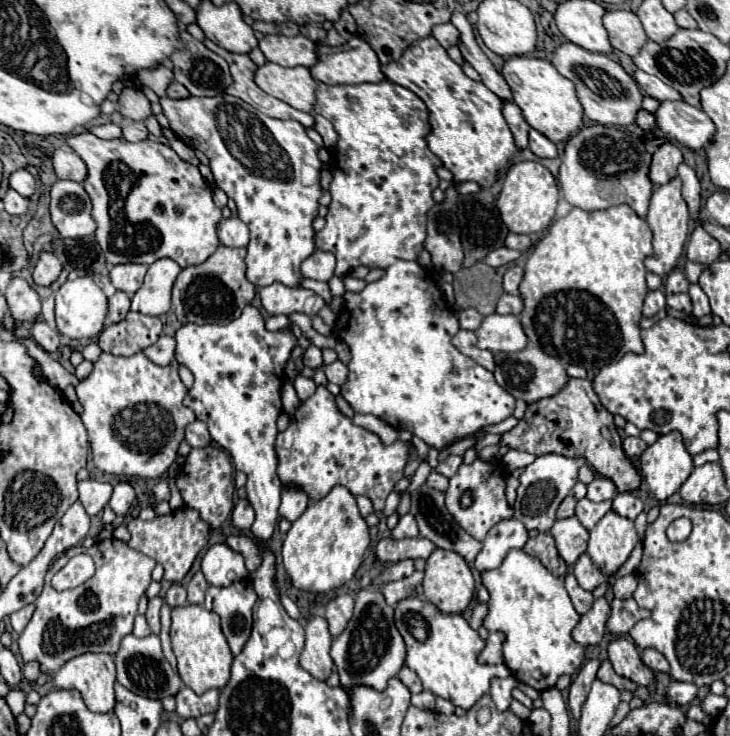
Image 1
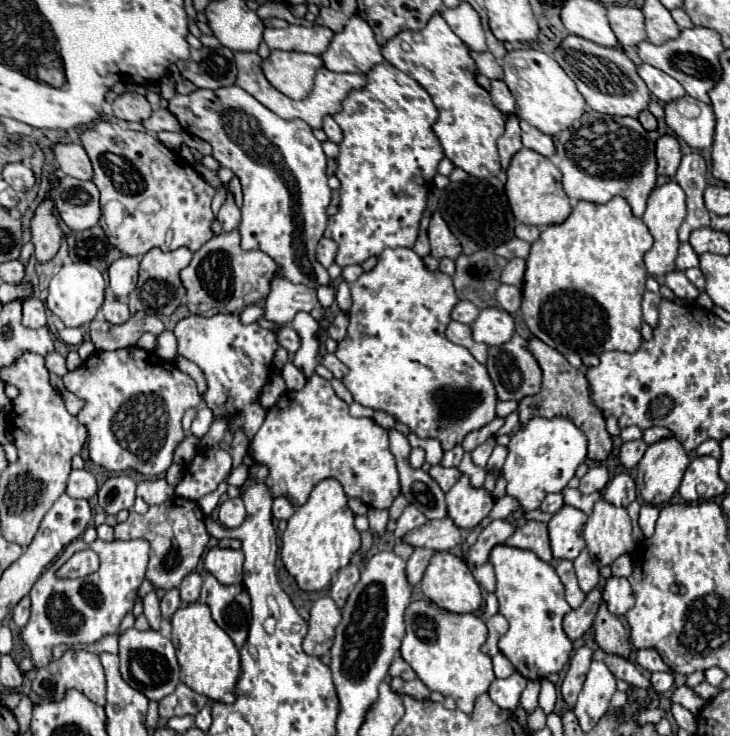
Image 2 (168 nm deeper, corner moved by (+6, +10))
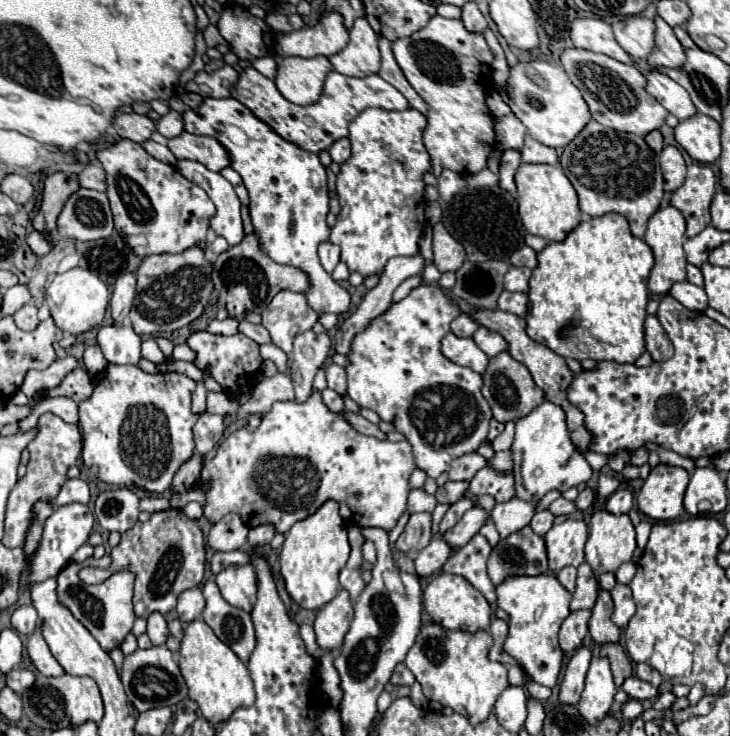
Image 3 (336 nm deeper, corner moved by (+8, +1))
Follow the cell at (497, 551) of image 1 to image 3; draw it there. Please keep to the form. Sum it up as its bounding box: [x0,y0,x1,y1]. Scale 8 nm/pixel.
[443,535,495,605]

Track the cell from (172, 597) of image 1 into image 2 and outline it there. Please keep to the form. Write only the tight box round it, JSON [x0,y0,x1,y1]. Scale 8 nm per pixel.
[161,588,181,622]

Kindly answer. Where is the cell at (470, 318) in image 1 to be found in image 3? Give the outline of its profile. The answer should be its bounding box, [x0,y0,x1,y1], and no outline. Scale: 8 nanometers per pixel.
[451,313,477,337]

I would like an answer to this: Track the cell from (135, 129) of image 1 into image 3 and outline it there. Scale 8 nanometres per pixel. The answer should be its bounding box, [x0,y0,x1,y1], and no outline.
[157,111,183,139]

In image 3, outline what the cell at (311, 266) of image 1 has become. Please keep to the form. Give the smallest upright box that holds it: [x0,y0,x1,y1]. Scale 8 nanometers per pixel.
[319,241,339,273]

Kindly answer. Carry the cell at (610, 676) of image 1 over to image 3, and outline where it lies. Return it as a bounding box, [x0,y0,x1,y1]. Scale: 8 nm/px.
[599,645,633,687]

